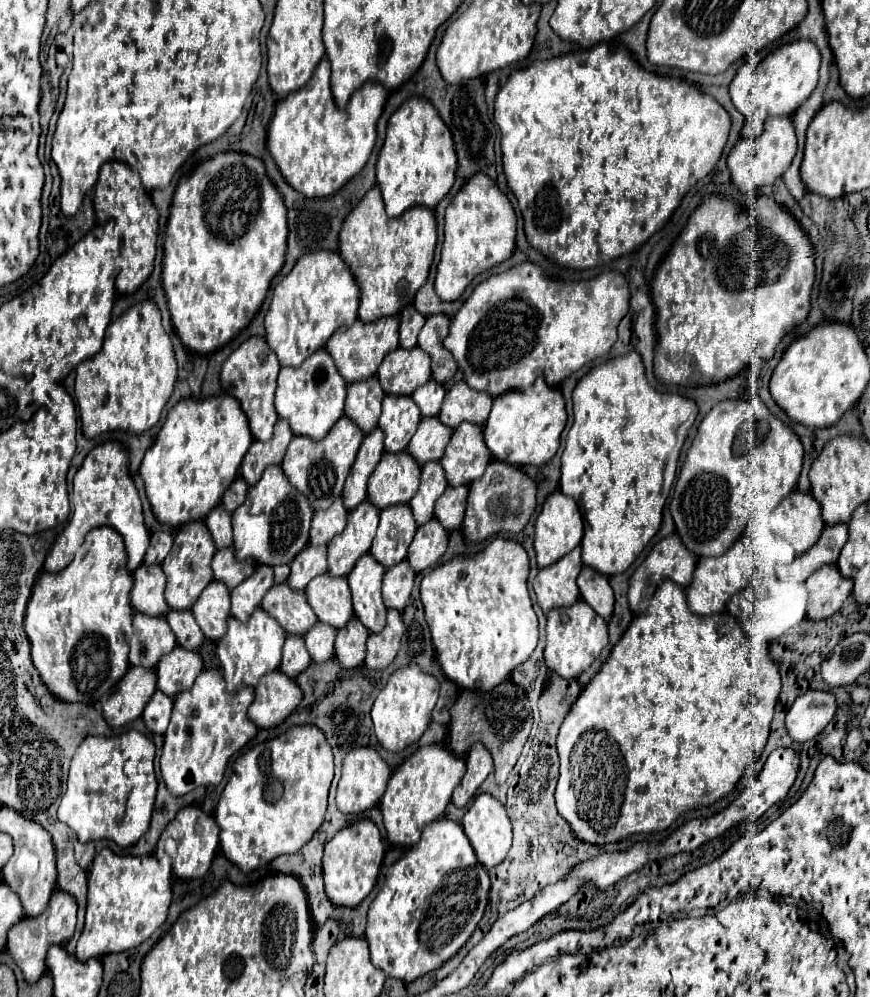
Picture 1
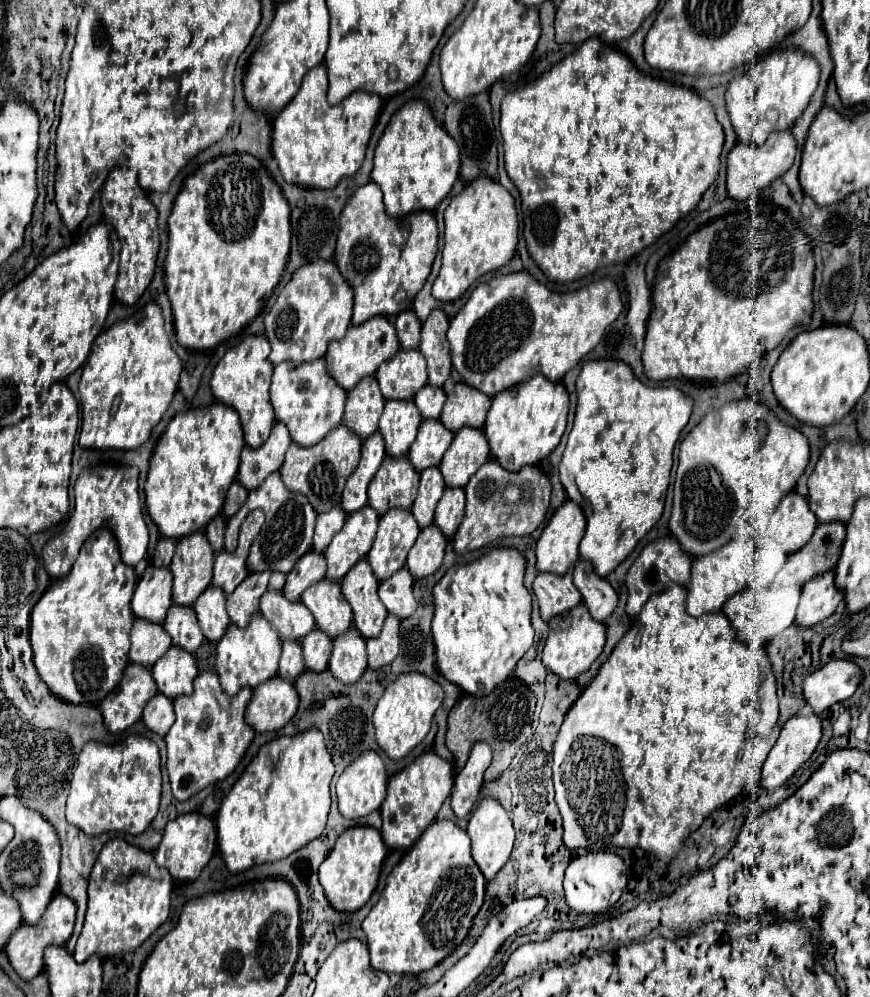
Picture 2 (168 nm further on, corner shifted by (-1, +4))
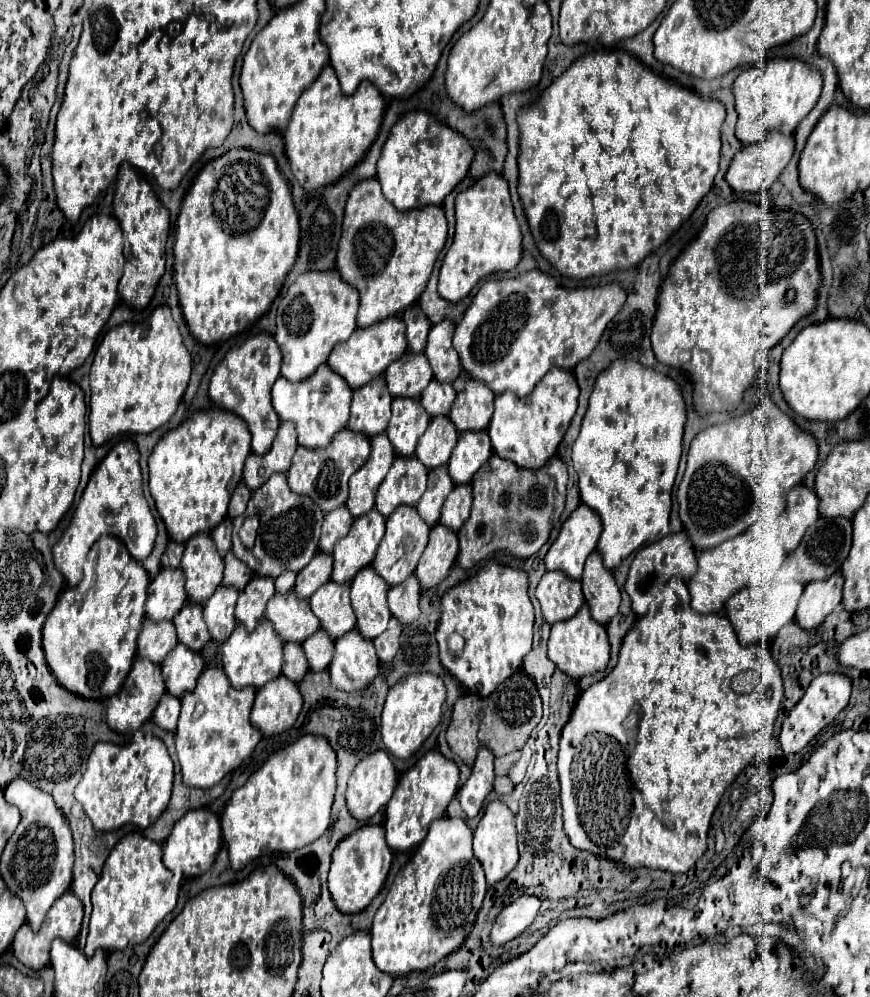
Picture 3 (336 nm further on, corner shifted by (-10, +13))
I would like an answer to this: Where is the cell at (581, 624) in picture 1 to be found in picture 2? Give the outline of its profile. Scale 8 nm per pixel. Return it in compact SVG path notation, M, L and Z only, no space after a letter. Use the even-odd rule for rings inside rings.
M580 603L568 613L554 617L550 621L550 633L542 651L542 663L548 671L556 673L562 679L574 681L580 673L588 671L590 665L596 661L596 657L602 653L606 643L606 627L598 621L594 621L588 613L588 609Z

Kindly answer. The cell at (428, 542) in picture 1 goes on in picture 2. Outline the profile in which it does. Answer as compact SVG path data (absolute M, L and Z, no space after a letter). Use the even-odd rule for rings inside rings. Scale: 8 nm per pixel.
M430 525L420 531L414 547L410 549L408 555L408 569L414 579L424 579L432 575L444 559L444 549L446 549L446 537L436 525Z

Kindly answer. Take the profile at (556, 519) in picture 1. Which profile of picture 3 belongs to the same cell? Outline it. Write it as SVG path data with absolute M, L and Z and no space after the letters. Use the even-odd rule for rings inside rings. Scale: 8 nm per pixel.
M579 504L563 522L557 540L551 544L545 556L547 570L561 570L567 576L579 580L585 558L595 550L599 536L599 516L585 504Z

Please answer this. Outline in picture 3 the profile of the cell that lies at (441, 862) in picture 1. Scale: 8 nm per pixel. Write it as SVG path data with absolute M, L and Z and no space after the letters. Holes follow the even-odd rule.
M443 816L431 824L425 840L417 846L411 860L395 876L395 882L389 888L385 902L373 918L373 962L379 970L393 976L409 974L413 970L427 970L429 966L435 966L439 960L447 958L465 942L487 892L485 874L473 854L471 842L473 830L461 818Z

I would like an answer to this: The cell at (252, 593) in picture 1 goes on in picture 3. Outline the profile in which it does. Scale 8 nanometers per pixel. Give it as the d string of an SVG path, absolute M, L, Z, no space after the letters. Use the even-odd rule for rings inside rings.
M253 576L253 578L249 580L247 588L239 594L235 618L237 618L247 630L253 632L255 626L259 624L259 620L263 620L265 604L267 604L267 600L269 600L273 594L275 594L273 578Z

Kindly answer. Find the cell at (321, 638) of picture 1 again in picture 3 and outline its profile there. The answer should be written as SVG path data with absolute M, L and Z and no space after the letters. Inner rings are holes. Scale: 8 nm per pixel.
M319 628L313 636L309 636L303 644L305 656L309 660L309 668L313 672L321 672L329 666L331 658L333 658L333 650L335 650L335 640L323 630Z

